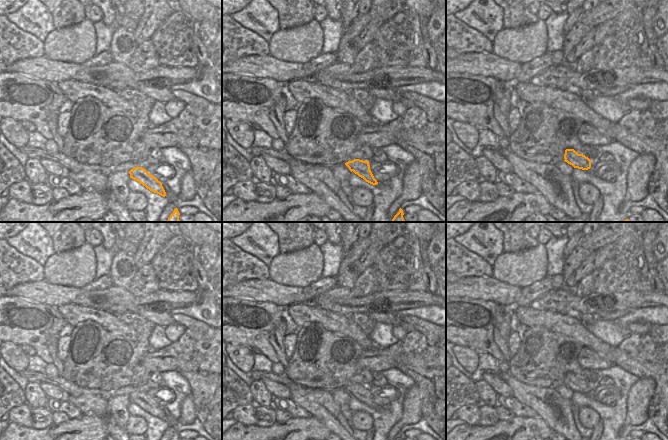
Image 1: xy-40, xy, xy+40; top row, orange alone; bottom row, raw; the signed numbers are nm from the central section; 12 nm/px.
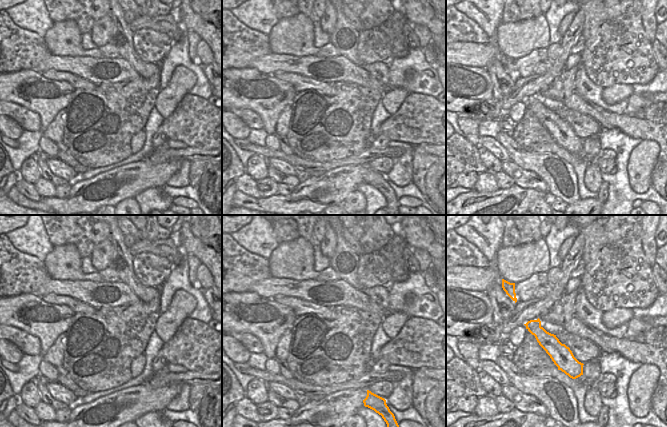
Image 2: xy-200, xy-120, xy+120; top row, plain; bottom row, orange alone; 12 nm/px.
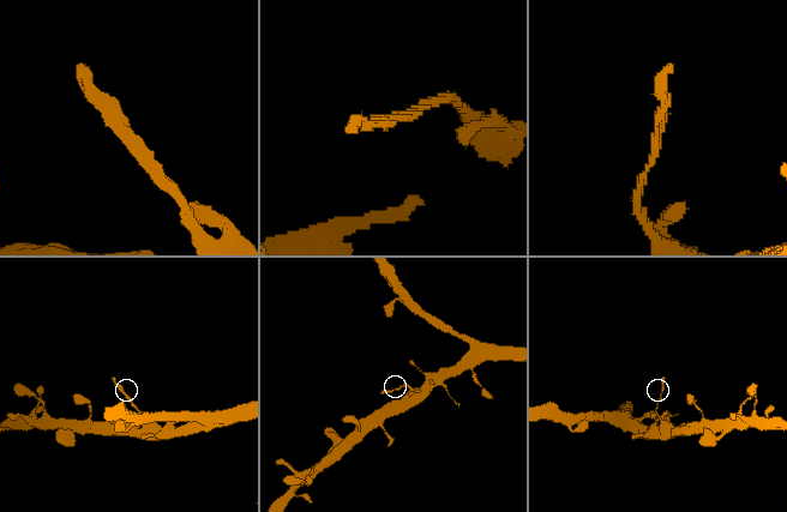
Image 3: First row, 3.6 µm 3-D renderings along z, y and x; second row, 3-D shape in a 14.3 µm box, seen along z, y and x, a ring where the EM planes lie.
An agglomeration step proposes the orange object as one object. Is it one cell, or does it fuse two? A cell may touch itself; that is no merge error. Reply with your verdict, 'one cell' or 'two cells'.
two cells

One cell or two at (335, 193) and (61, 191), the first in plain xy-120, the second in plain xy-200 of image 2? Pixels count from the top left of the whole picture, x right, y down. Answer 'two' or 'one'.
two

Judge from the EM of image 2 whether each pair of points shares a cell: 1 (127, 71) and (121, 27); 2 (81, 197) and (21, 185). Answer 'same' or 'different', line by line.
1: different
2: different

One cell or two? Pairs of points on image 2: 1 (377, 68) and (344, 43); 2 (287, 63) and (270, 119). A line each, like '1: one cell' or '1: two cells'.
1: one cell
2: two cells

